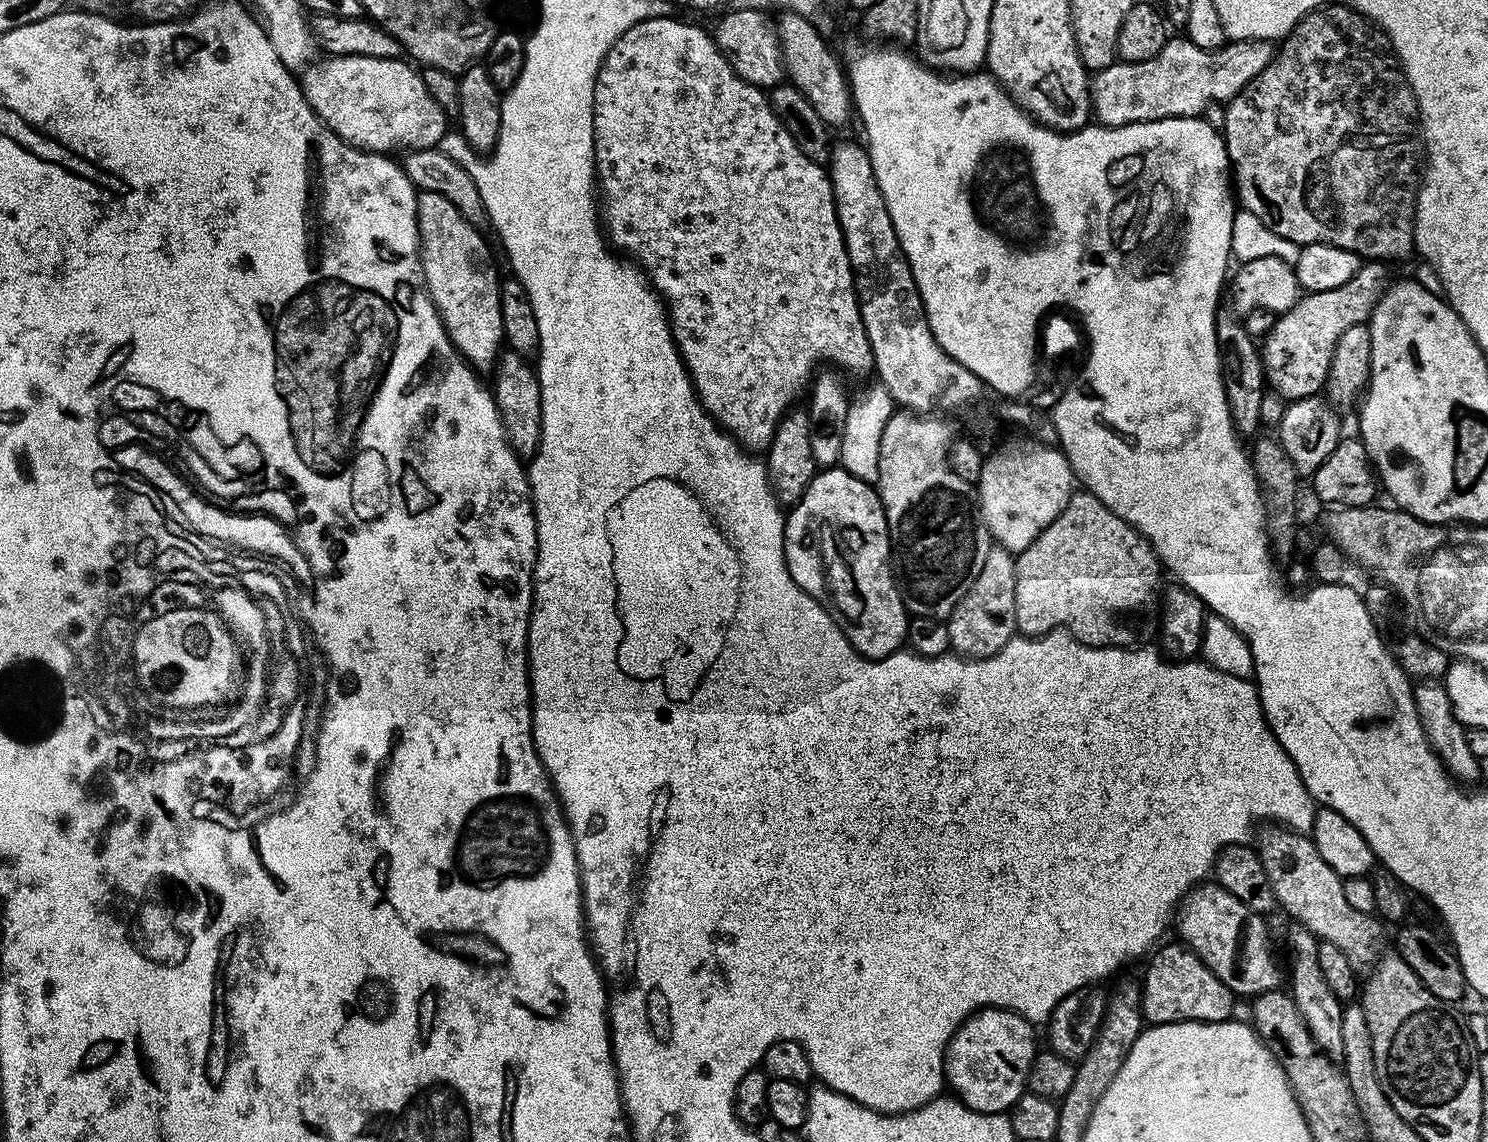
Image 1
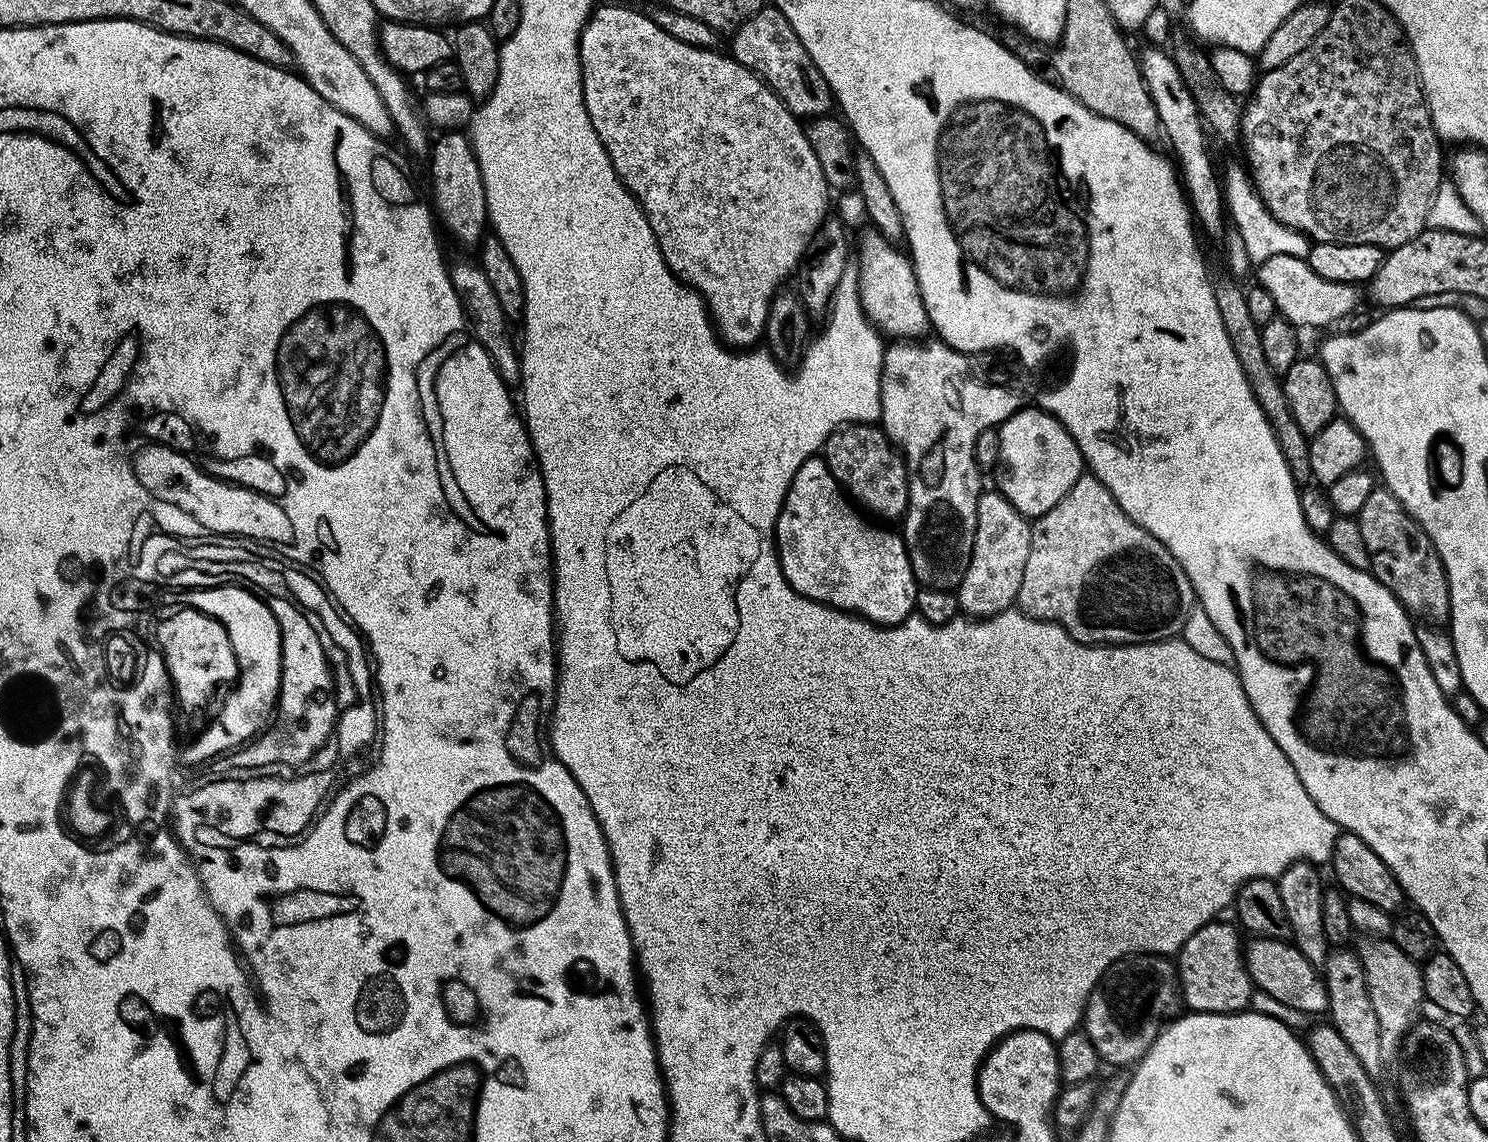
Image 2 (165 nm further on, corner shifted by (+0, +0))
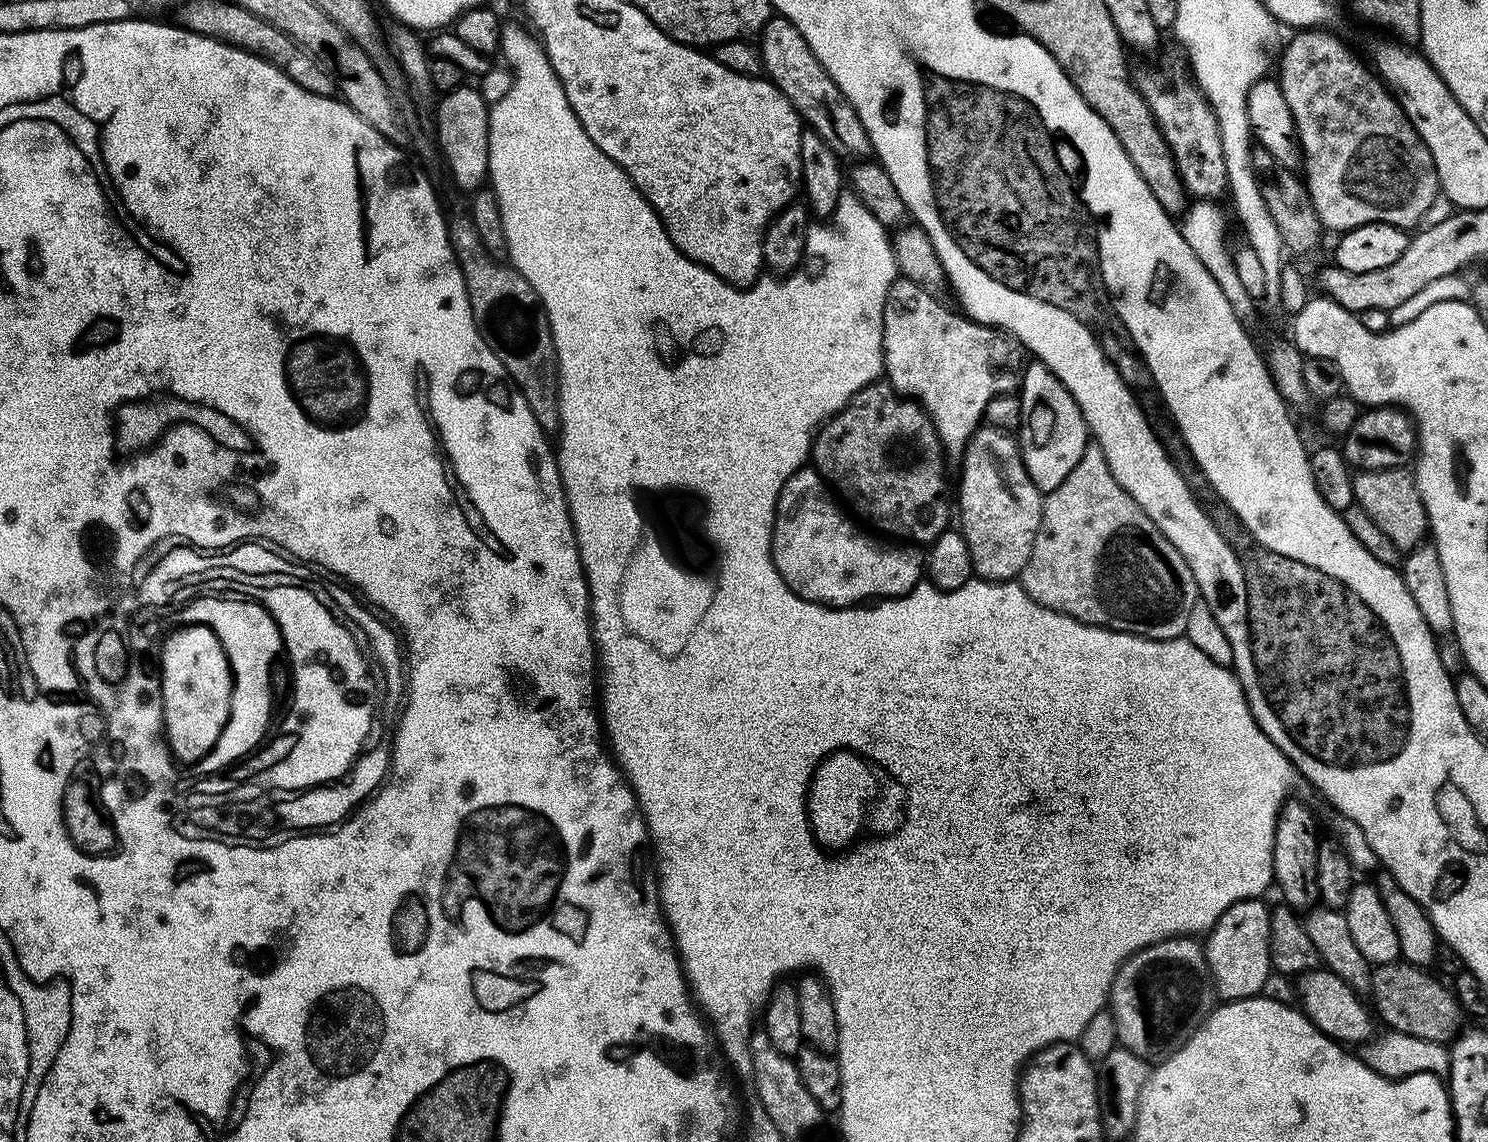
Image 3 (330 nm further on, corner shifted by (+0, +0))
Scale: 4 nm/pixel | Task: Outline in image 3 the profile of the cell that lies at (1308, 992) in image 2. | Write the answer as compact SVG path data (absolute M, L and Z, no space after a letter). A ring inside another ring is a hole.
M1323 966L1317 968L1315 972L1306 972L1299 977L1298 1004L1304 1015L1318 1030L1322 1030L1322 1034L1345 1046L1353 1046L1352 1044L1360 1046L1365 1041L1372 1040L1374 1036L1373 1013L1369 1005L1365 1001L1364 1005L1360 1000L1363 1000L1361 993L1355 992L1349 984L1342 982L1342 978L1338 978L1338 974L1328 971Z

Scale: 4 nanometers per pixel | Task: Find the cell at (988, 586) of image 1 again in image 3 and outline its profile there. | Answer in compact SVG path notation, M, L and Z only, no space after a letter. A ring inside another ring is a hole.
M987 426L977 428L976 433L972 435L971 440L968 441L968 444L964 448L962 463L964 465L960 468L960 524L958 524L958 528L959 531L964 533L966 542L970 546L972 571L981 580L994 580L997 582L1015 581L1019 577L1020 571L1026 566L1026 562L1030 562L1030 550L1034 550L1034 538L1038 538L1038 526L1042 526L1044 496L1038 490L1038 486L1034 486L1034 482L1024 465L1017 437L1011 432L1003 432L997 428L989 428Z

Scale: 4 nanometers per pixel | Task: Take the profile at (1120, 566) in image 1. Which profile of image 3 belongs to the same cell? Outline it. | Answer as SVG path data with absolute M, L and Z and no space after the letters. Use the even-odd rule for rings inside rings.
M1090 442L1086 446L1082 458L1078 458L1078 466L1074 466L1074 470L1066 474L1062 486L1044 496L1042 526L1038 526L1038 538L1034 538L1034 550L1030 550L1030 562L1026 562L1026 566L1020 571L1018 582L1024 587L1026 594L1034 598L1034 602L1038 602L1043 608L1061 612L1084 624L1109 628L1115 632L1129 632L1135 636L1144 636L1147 640L1174 640L1183 637L1186 622L1190 619L1190 610L1194 610L1194 602L1198 599L1196 579L1190 566L1186 566L1186 558L1182 558L1182 554L1174 550L1170 538L1166 538L1166 534L1162 534L1162 530L1154 526L1150 514L1146 514L1146 510L1142 510L1142 506L1138 506L1138 502L1134 502L1134 498L1130 498L1130 494L1126 494L1122 486L1118 486L1114 474L1110 474L1110 466L1106 466L1106 454L1102 454L1102 450L1095 442Z

